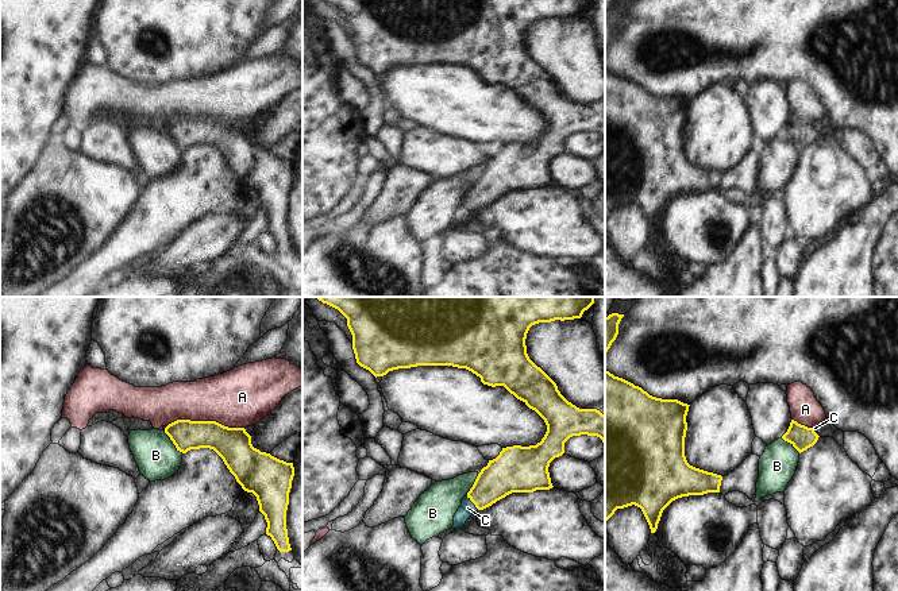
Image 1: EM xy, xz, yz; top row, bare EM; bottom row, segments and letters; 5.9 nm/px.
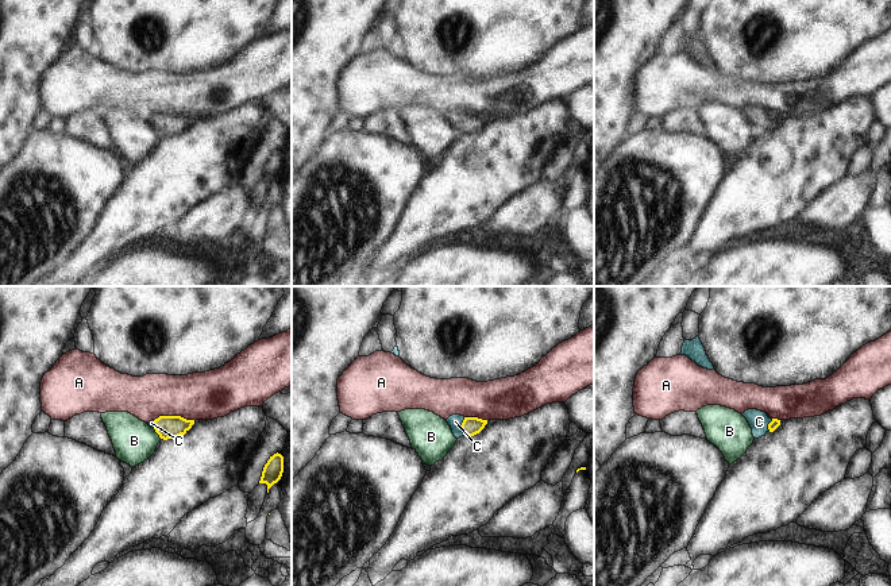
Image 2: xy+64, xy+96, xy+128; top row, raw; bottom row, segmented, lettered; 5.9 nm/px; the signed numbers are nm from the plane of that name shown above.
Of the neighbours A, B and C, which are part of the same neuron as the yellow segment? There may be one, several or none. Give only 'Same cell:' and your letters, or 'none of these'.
Same cell: C

